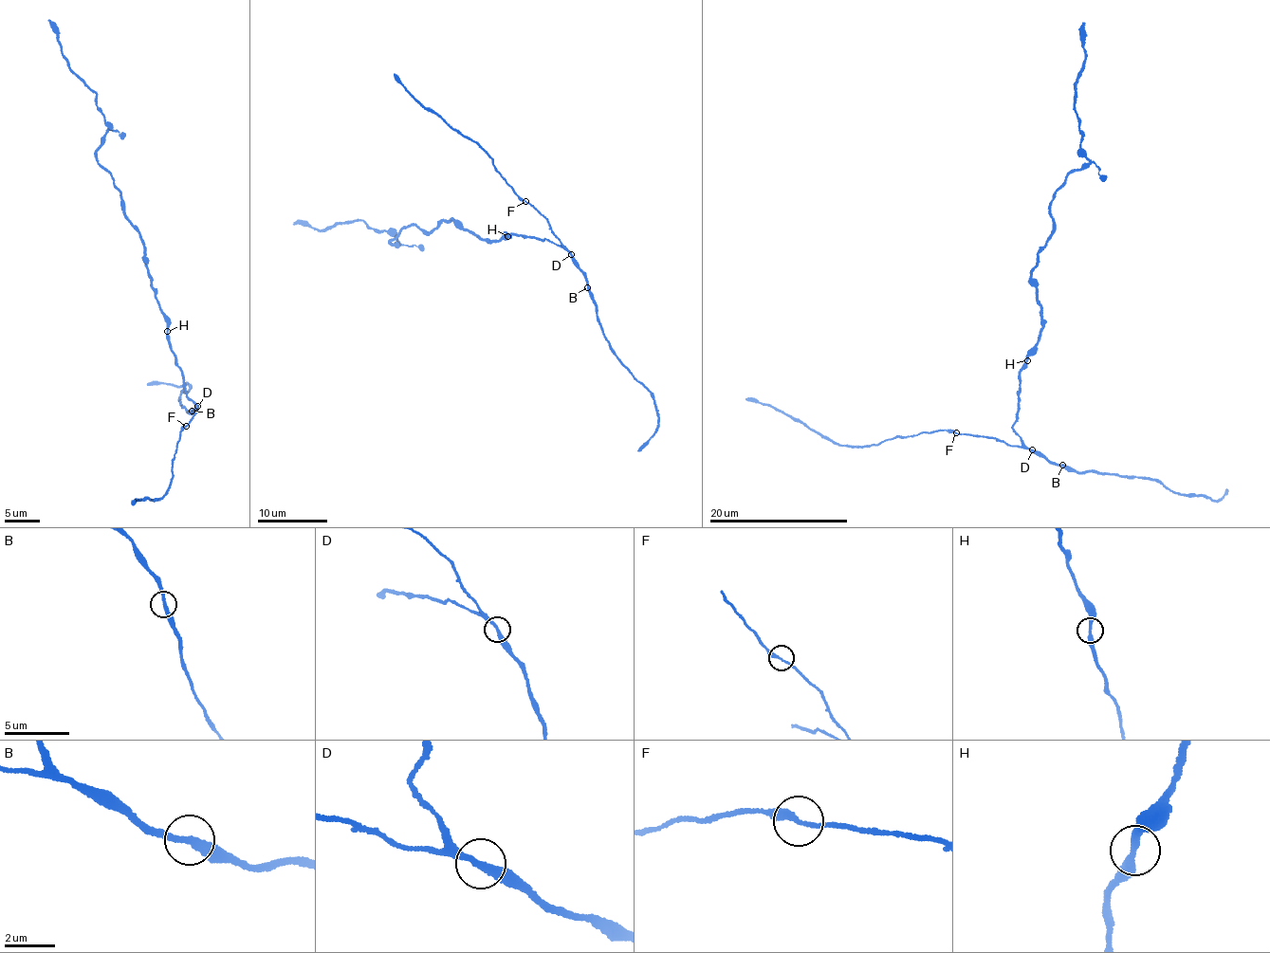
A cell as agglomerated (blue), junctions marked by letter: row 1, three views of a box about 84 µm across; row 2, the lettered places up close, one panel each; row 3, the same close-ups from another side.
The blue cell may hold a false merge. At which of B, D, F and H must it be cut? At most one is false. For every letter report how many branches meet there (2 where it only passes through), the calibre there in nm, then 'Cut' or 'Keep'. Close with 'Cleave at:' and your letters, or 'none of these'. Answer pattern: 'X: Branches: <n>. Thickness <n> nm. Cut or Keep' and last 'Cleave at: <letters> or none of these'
B: Branches: 2. Thickness 280 nm. Keep
D: Branches: 2. Thickness 300 nm. Keep
F: Branches: 2. Thickness 220 nm. Keep
H: Branches: 2. Thickness 300 nm. Keep
Cleave at: none of these

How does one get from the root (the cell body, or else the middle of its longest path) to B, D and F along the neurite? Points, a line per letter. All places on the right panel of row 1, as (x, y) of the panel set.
B: (1026, 358), (1026, 364), (1020, 372), (1017, 419), (1013, 430), (1032, 449), (1062, 465)
D: (1026, 358), (1026, 364), (1020, 372), (1017, 419), (1013, 430), (1032, 449)
F: (1026, 358), (1026, 364), (1020, 372), (1017, 419), (1013, 427), (1021, 444), (1009, 446), (993, 438), (956, 432)

